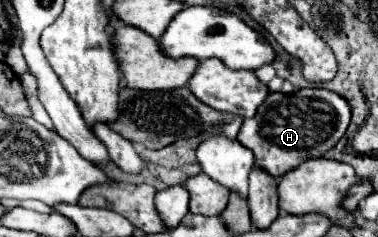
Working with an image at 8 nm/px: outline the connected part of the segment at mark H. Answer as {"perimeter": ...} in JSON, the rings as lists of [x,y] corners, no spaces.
{"perimeter":[[[304,88],[292,94],[270,92],[256,116],[244,120],[238,140],[254,152],[256,166],[280,178],[310,158],[322,158],[344,136],[348,122],[348,102],[326,88]]]}

